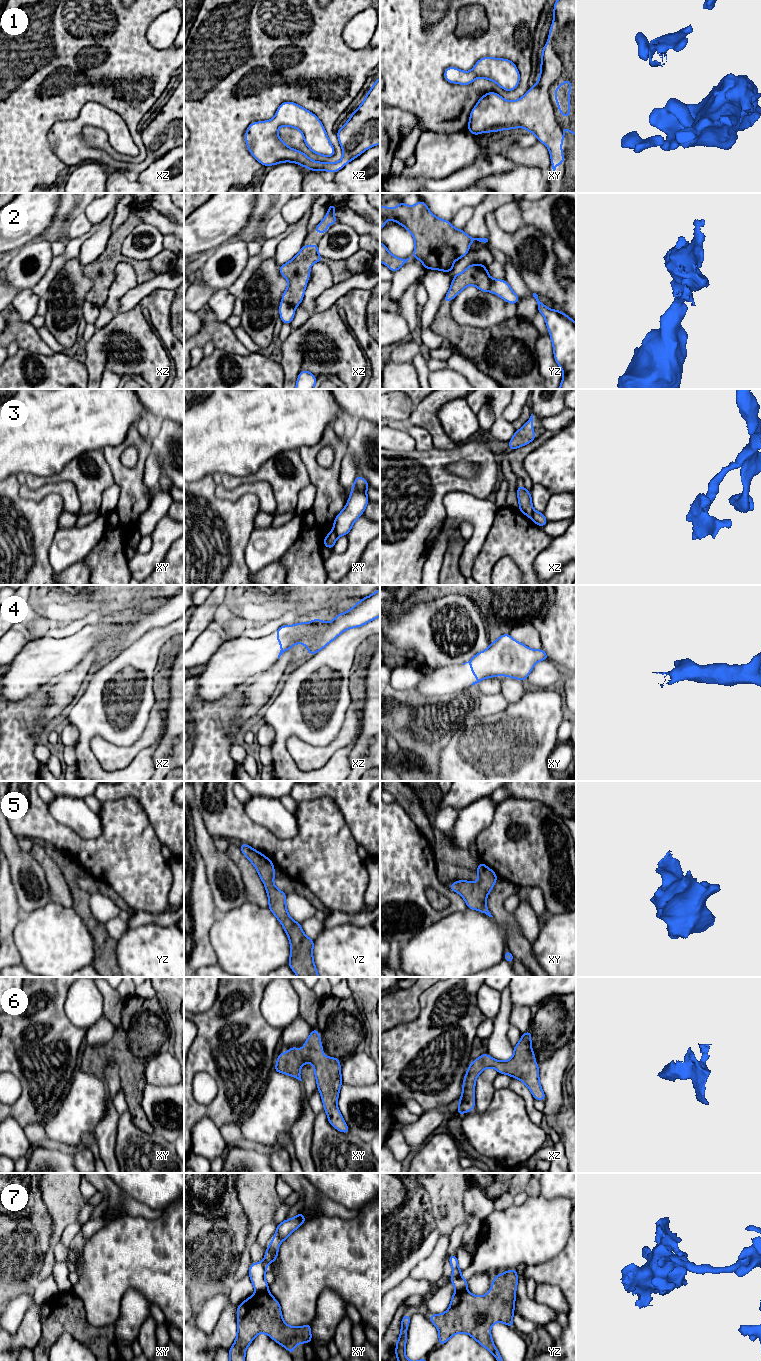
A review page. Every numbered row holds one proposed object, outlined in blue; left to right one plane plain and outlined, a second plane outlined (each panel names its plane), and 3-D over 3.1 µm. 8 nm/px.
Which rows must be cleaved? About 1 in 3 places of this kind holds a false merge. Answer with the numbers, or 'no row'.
2, 3, 7

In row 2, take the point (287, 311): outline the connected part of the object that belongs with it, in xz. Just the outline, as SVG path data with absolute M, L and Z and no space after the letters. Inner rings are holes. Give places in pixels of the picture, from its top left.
M281 302L279 305L280 318L284 324L290 324L295 315L295 307L286 302Z

